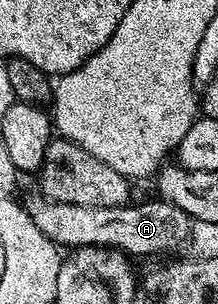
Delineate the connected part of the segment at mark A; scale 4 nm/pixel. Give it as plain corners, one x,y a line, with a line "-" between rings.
35,197
25,200
24,206
36,224
36,229
40,229
40,233
58,244
59,248
104,247
135,257
134,255
162,255
165,251
174,251
190,238
190,216
167,199
153,198
147,203
134,201
120,207
92,207
54,203
50,199

